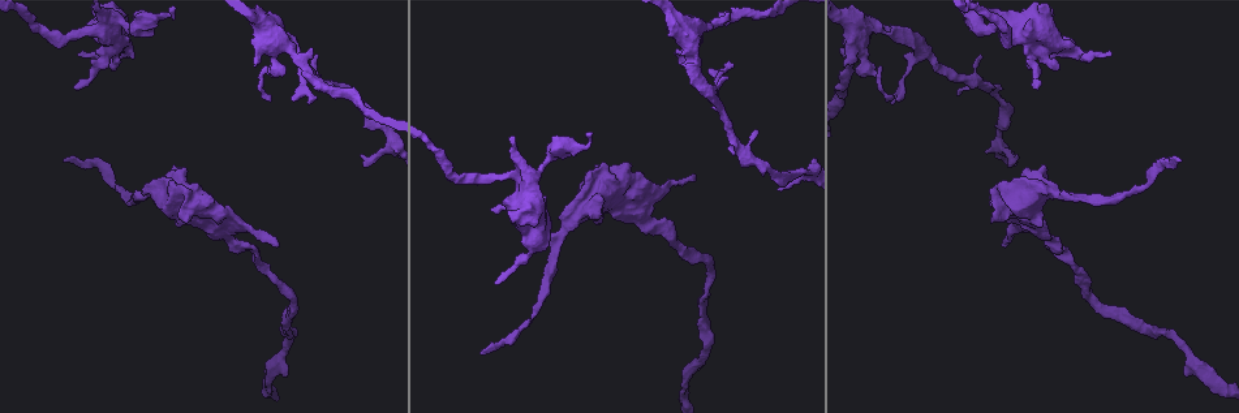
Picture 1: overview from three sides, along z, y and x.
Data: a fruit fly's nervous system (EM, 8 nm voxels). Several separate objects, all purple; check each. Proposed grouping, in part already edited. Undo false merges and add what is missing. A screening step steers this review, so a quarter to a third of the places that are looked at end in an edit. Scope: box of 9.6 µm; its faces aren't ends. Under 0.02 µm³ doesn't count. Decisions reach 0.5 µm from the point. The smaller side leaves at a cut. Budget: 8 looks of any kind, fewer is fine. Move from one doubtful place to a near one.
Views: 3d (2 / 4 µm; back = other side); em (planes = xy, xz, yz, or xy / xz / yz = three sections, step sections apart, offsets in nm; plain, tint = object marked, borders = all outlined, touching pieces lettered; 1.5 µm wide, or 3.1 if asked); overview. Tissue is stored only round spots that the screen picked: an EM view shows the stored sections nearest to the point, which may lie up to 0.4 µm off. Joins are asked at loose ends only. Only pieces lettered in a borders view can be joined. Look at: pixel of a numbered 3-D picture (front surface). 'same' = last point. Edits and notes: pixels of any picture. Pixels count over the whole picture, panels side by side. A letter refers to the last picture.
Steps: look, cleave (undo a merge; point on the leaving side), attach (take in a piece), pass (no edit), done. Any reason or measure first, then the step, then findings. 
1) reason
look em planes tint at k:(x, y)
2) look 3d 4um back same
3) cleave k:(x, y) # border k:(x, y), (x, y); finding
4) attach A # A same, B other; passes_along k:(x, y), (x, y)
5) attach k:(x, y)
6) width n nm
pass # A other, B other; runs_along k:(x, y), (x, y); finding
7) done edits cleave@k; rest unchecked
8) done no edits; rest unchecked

an open end
look em planes borders at 1:(482, 352)

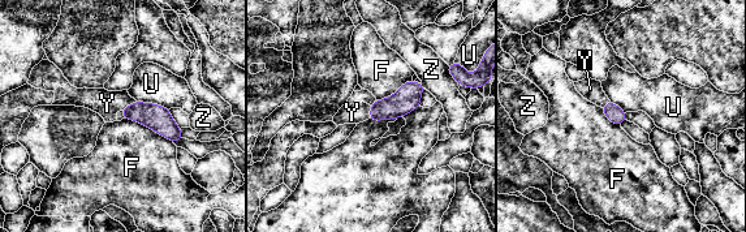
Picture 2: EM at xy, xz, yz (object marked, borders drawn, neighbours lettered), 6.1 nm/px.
attach Y # F other, U other, Y same, Z other; passes_along 2:(156, 117), (128, 106), (107, 103); it goes on there

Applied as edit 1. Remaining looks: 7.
see it whole again
look overview

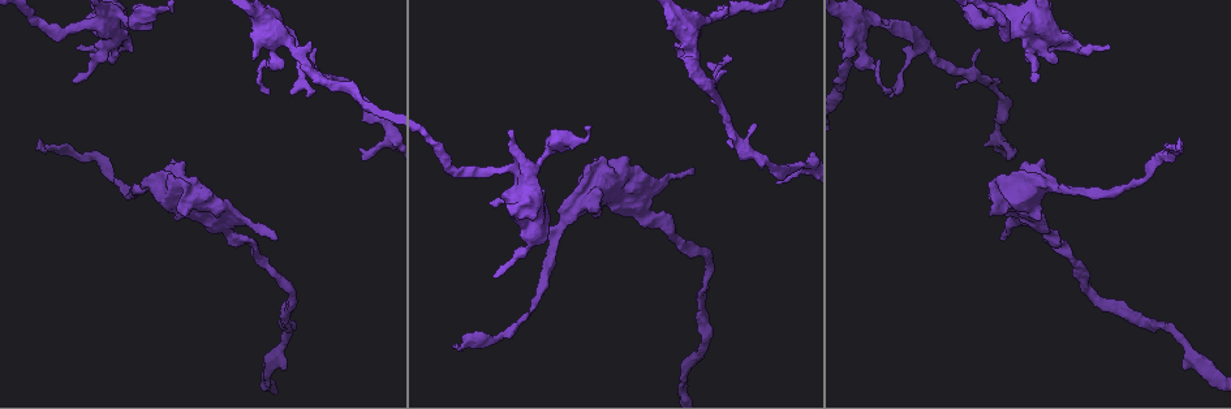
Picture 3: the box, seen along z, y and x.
free end
look 3d 4um at 3:(1033, 82)

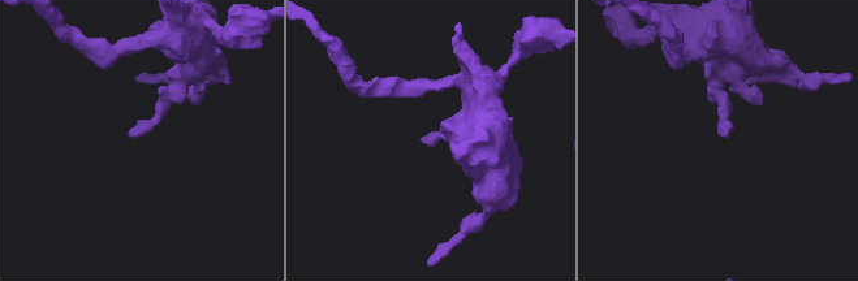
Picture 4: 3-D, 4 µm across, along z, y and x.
look em planes borders at 4:(725, 137)

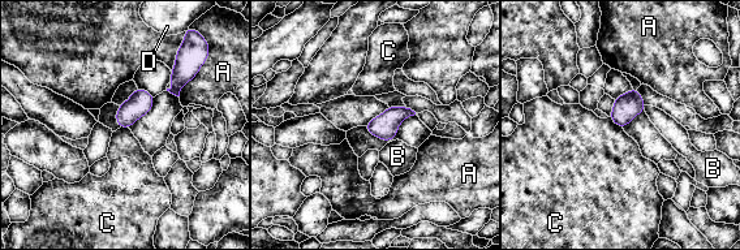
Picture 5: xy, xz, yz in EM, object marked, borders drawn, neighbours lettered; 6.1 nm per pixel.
width 150 nm
pass # A other, B other, C other, D other; border 5:(609, 117), (622, 128); no lettered piece goes on from it

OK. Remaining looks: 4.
free end
look 3d 2um at 3:(724, 58)

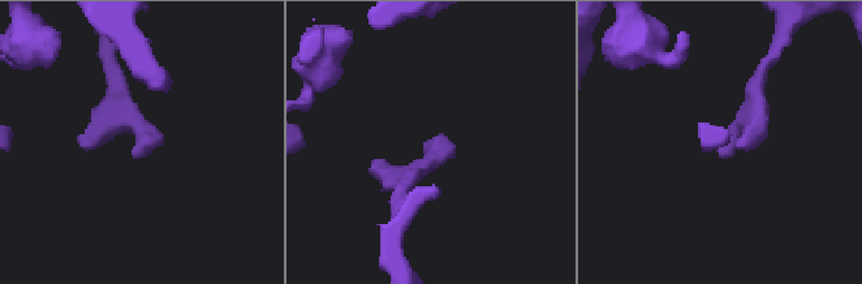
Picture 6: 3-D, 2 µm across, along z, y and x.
need the tissue
look em xy step 4 borders at 6:(133, 158)

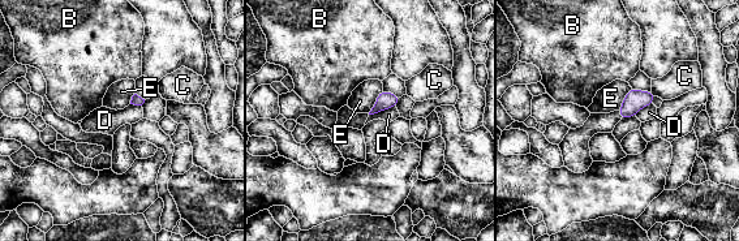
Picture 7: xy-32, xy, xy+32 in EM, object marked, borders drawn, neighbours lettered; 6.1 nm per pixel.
cut it another way
look em planes borders same

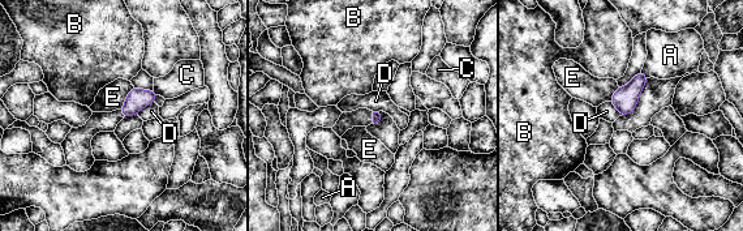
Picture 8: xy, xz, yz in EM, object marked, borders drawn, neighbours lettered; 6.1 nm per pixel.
pass # A other, B other, C other, D other, E other; border 8:(154, 102), (145, 106), (137, 114); none of them fits

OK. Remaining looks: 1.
done edits attach@2; rest unchecked

